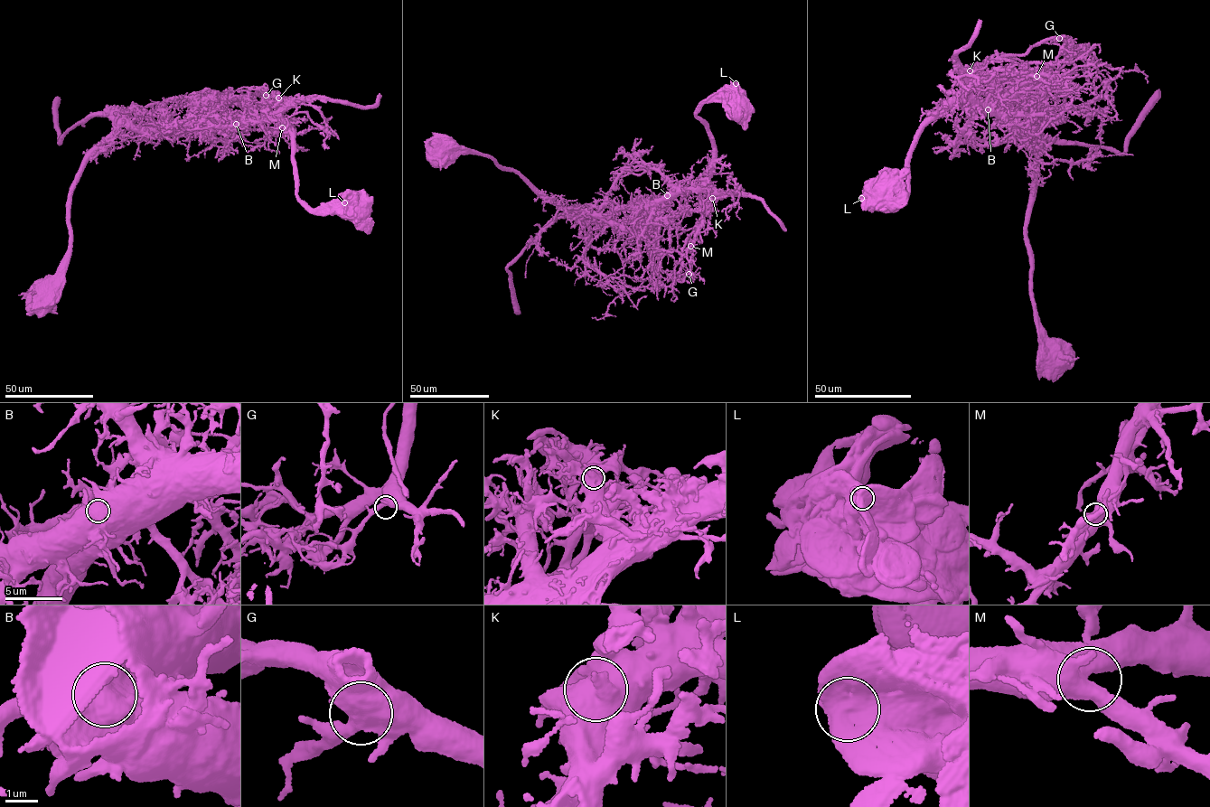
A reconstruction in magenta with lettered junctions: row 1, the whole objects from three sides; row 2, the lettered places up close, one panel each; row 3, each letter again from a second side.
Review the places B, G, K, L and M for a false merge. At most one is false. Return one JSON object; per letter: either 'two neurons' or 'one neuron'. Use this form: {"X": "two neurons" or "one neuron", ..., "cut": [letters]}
{"B": "two neurons", "G": "one neuron", "K": "one neuron", "L": "one neuron", "M": "one neuron", "cut": ["B"]}

